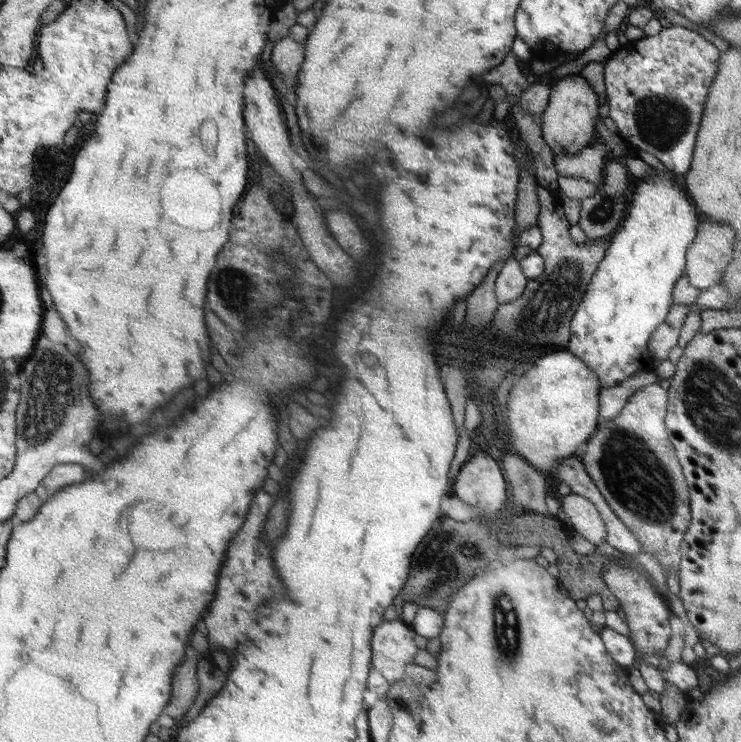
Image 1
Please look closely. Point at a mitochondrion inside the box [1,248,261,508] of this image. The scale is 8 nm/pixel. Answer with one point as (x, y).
(48, 401)

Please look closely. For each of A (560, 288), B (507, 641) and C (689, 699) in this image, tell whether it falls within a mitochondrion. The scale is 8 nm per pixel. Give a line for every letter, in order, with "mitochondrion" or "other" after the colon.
A: mitochondrion
B: mitochondrion
C: other

